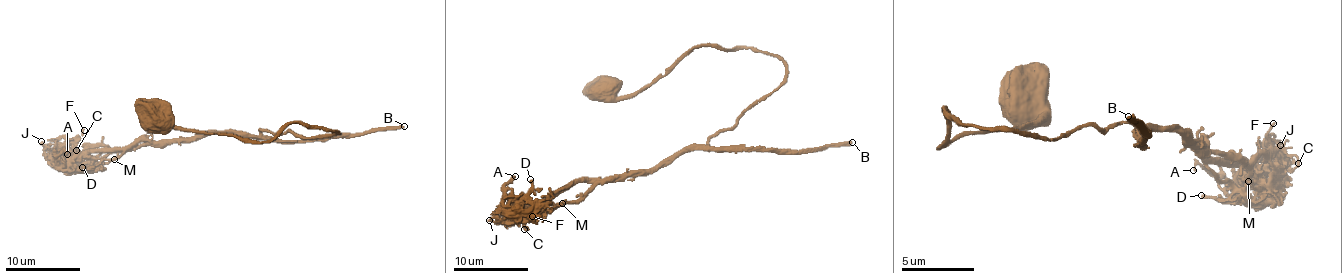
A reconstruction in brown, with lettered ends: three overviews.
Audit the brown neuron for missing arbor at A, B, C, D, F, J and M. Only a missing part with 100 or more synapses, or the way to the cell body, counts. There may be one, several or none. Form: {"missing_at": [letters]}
{"missing_at": ["B"]}

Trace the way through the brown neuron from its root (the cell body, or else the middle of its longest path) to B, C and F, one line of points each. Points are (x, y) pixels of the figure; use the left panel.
B: (156, 122), (255, 143), (270, 143), (292, 122), (337, 131), (261, 131), (326, 141), (404, 126)
C: (156, 122), (255, 143), (270, 143), (292, 122), (337, 131), (207, 133), (123, 150), (76, 144), (76, 150)
F: (156, 122), (255, 143), (270, 143), (292, 122), (337, 131), (207, 133), (106, 150), (84, 144), (84, 130)

